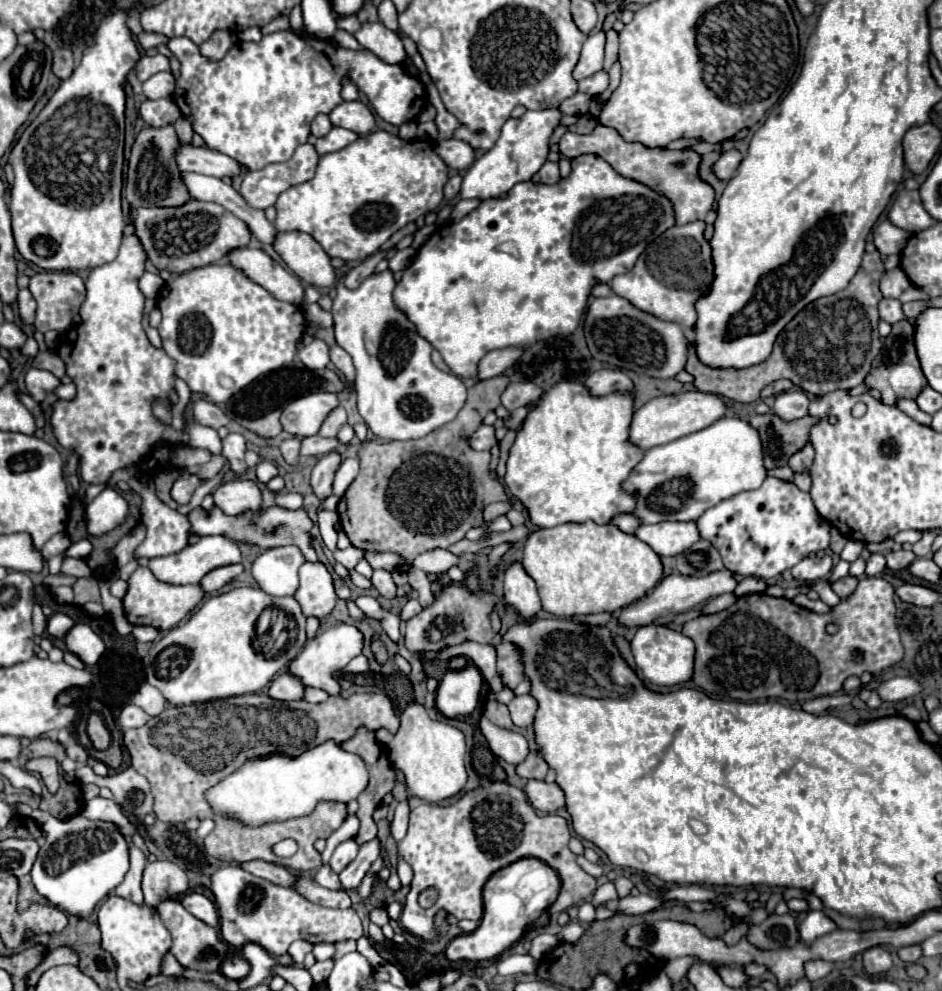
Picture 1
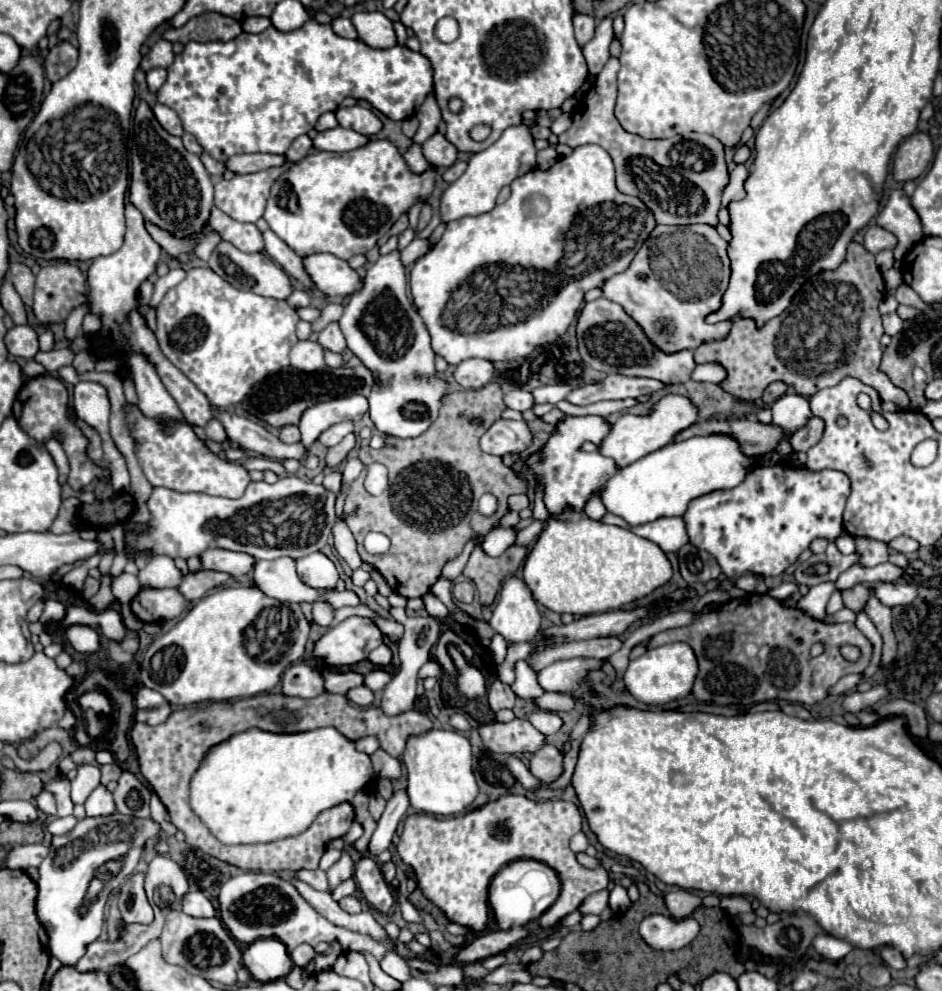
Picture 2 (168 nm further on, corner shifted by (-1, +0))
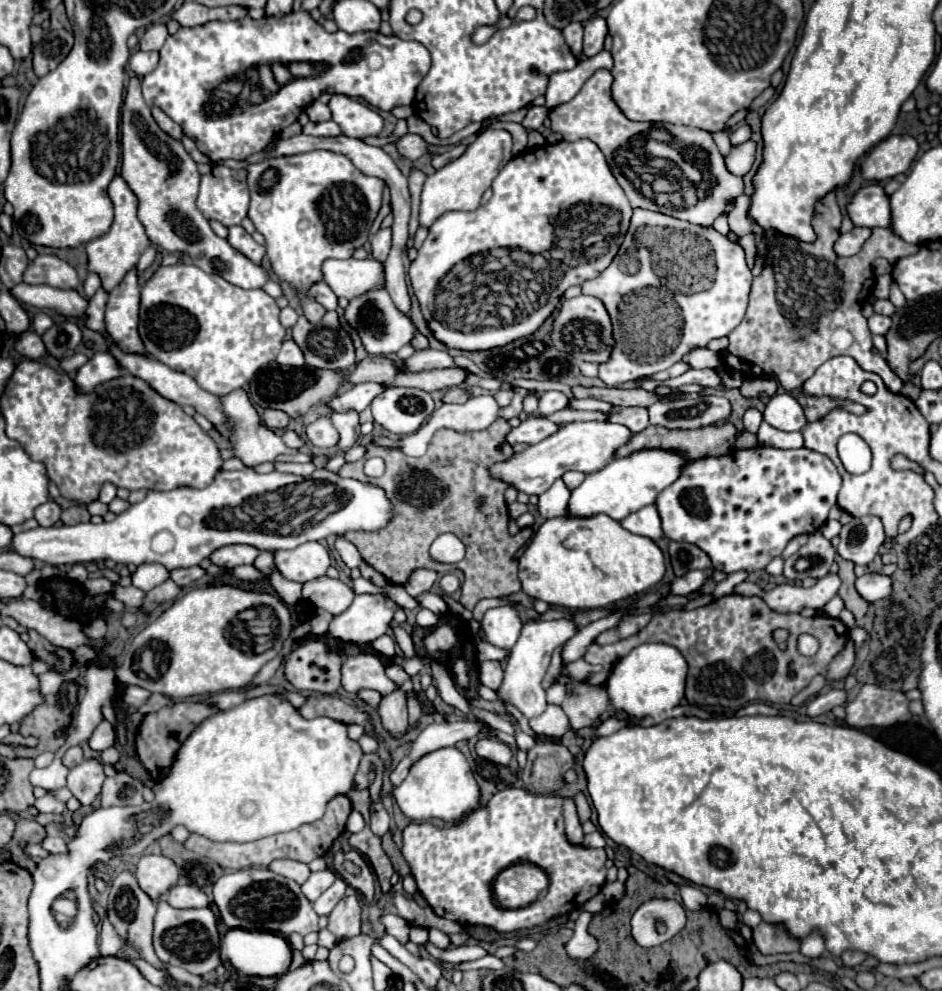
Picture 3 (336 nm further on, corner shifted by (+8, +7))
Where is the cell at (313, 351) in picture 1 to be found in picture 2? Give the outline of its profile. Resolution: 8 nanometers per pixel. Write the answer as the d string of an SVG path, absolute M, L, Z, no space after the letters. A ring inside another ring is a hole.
M191 268L181 284L169 290L159 304L159 348L165 358L177 366L217 408L239 404L259 382L273 376L277 370L290 368L289 350L293 348L293 366L297 370L313 372L325 366L323 348L319 342L297 342L295 326L299 322L297 310L283 300L263 298L253 292L233 288L211 268Z

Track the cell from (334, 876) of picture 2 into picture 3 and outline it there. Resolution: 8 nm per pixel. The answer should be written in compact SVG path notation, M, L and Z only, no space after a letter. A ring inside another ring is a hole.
M318 871L318 873L312 873L308 877L308 881L302 885L302 893L308 901L316 901L332 883L336 881L336 873L334 871Z

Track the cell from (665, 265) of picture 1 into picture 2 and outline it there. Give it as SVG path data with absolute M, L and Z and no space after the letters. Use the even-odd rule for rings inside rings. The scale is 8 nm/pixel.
M659 224L635 254L631 266L605 282L603 296L621 304L625 312L645 330L649 340L661 350L695 350L703 342L725 338L731 328L731 322L705 322L709 312L719 310L727 282L727 242L713 226Z

